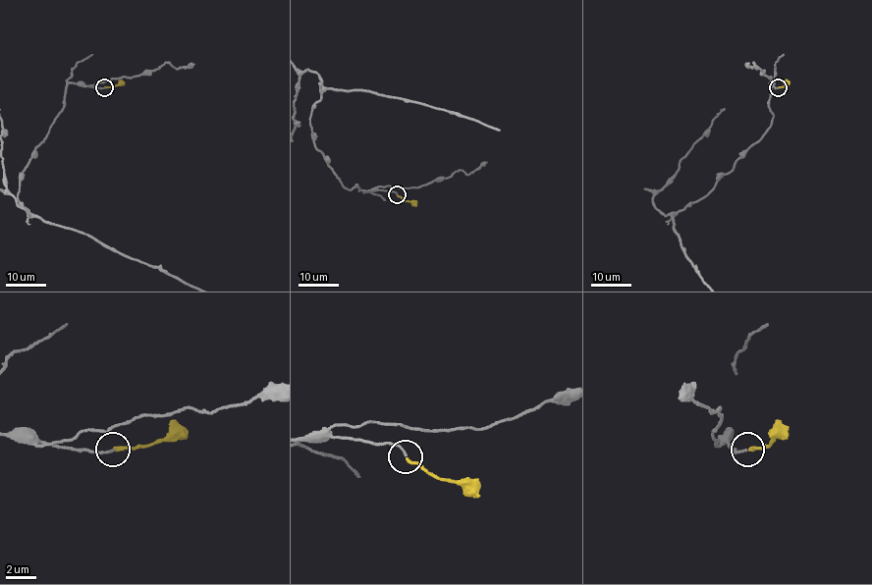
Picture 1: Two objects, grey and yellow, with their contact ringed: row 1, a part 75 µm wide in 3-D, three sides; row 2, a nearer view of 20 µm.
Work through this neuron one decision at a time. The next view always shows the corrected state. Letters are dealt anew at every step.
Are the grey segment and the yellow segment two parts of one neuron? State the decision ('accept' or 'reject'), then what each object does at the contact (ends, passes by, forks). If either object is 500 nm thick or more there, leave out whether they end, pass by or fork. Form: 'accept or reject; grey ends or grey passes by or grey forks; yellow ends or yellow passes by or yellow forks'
accept; grey ends; yellow ends

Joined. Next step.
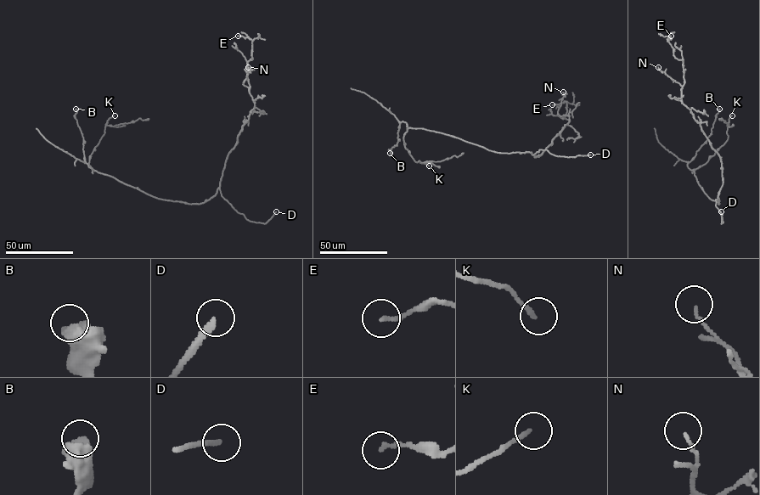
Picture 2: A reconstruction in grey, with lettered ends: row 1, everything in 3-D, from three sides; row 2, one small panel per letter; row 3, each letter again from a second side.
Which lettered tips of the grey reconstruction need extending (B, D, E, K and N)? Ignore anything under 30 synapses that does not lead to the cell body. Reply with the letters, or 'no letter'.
D

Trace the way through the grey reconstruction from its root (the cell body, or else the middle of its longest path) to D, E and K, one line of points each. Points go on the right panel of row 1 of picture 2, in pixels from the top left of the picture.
D: (719, 204), (717, 195), (721, 188), (716, 206), (722, 214), (722, 223), (721, 211)
E: (719, 204), (718, 193), (723, 182), (721, 159), (682, 102), (683, 60), (673, 55), (667, 40), (671, 36)
K: (719, 204), (705, 194), (694, 170), (705, 165), (727, 139), (727, 127), (732, 115)

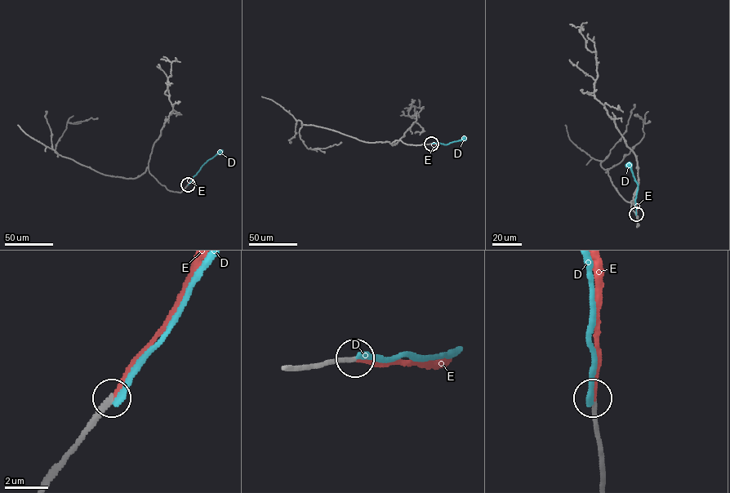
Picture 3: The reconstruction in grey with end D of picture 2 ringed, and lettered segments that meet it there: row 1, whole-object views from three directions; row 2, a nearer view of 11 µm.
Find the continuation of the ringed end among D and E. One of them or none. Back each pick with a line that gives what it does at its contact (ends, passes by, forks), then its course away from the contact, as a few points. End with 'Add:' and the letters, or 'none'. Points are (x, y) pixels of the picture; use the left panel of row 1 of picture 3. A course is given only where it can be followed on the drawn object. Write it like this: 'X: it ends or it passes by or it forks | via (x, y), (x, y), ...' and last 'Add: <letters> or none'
E: it ends
Add: E

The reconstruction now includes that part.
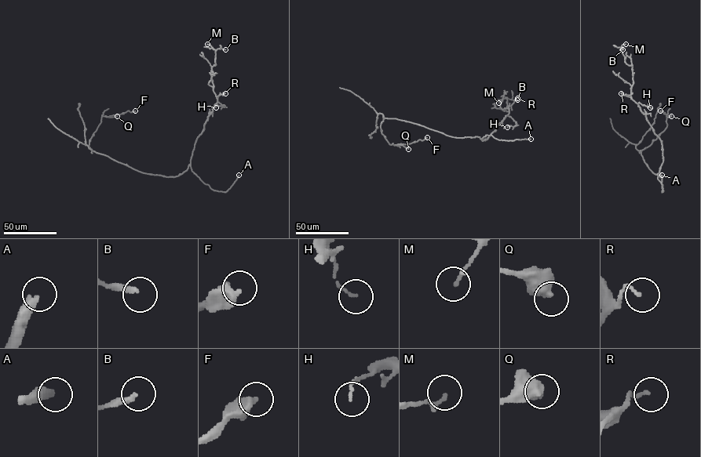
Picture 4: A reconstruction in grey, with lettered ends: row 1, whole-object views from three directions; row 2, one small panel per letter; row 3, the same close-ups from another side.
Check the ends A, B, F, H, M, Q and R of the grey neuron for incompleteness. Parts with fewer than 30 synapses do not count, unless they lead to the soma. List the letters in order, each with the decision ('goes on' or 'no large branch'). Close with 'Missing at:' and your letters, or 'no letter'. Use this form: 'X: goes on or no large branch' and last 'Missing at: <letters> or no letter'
A: goes on
B: no large branch
F: no large branch
H: no large branch
M: no large branch
Q: no large branch
R: no large branch
Missing at: A

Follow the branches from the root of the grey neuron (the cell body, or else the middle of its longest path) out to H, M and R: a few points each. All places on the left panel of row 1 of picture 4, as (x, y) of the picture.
H: (172, 176), (178, 176), (188, 168), (196, 138), (214, 105), (219, 103), (224, 106), (216, 107)
M: (172, 176), (187, 169), (196, 138), (217, 102), (211, 75), (216, 64), (215, 50), (207, 44)
R: (172, 176), (178, 176), (187, 169), (196, 138), (217, 102), (217, 96), (225, 93)

